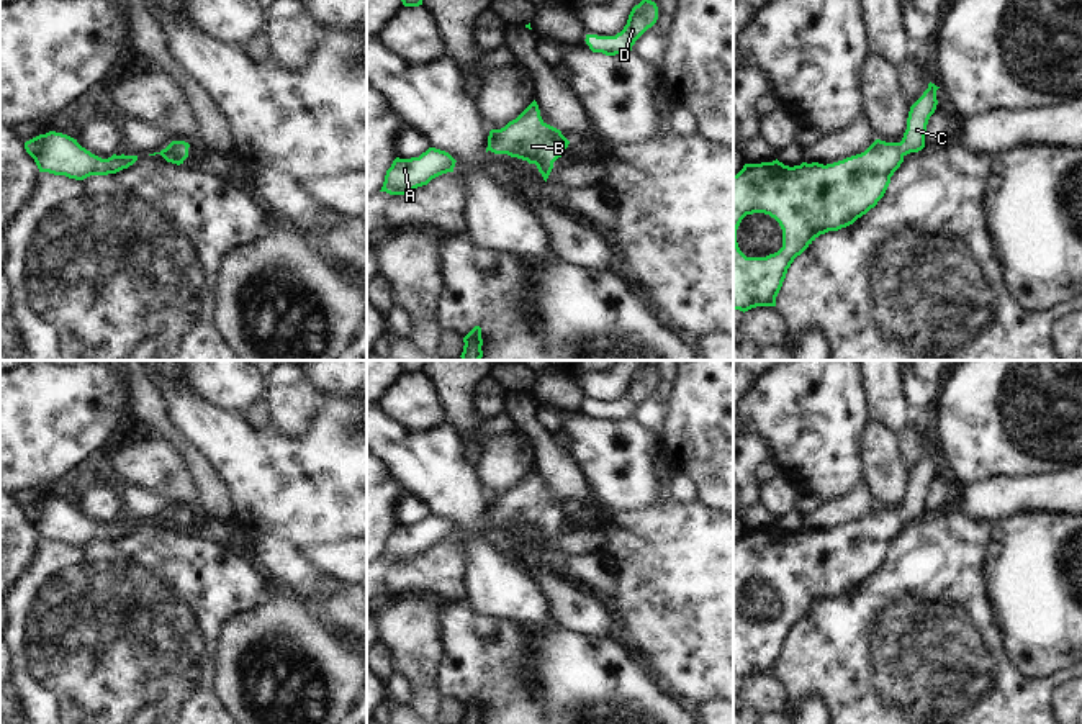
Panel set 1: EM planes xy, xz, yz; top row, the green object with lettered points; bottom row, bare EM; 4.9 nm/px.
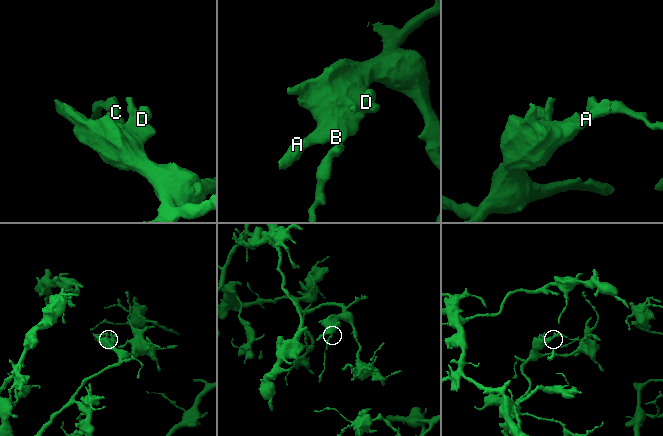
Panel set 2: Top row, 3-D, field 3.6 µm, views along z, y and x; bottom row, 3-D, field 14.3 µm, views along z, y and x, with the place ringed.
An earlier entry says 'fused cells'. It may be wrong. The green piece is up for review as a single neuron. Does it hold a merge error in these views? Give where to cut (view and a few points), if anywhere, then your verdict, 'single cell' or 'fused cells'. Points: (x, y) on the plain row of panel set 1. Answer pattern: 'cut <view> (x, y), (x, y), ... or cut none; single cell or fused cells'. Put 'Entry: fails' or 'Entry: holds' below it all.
cut none; single cell
Entry: fails

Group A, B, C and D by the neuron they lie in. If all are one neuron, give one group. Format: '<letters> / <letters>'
A B C D

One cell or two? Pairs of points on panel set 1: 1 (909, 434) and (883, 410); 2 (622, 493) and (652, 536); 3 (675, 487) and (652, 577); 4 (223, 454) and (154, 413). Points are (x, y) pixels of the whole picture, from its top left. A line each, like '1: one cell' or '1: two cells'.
1: two cells
2: two cells
3: two cells
4: two cells

